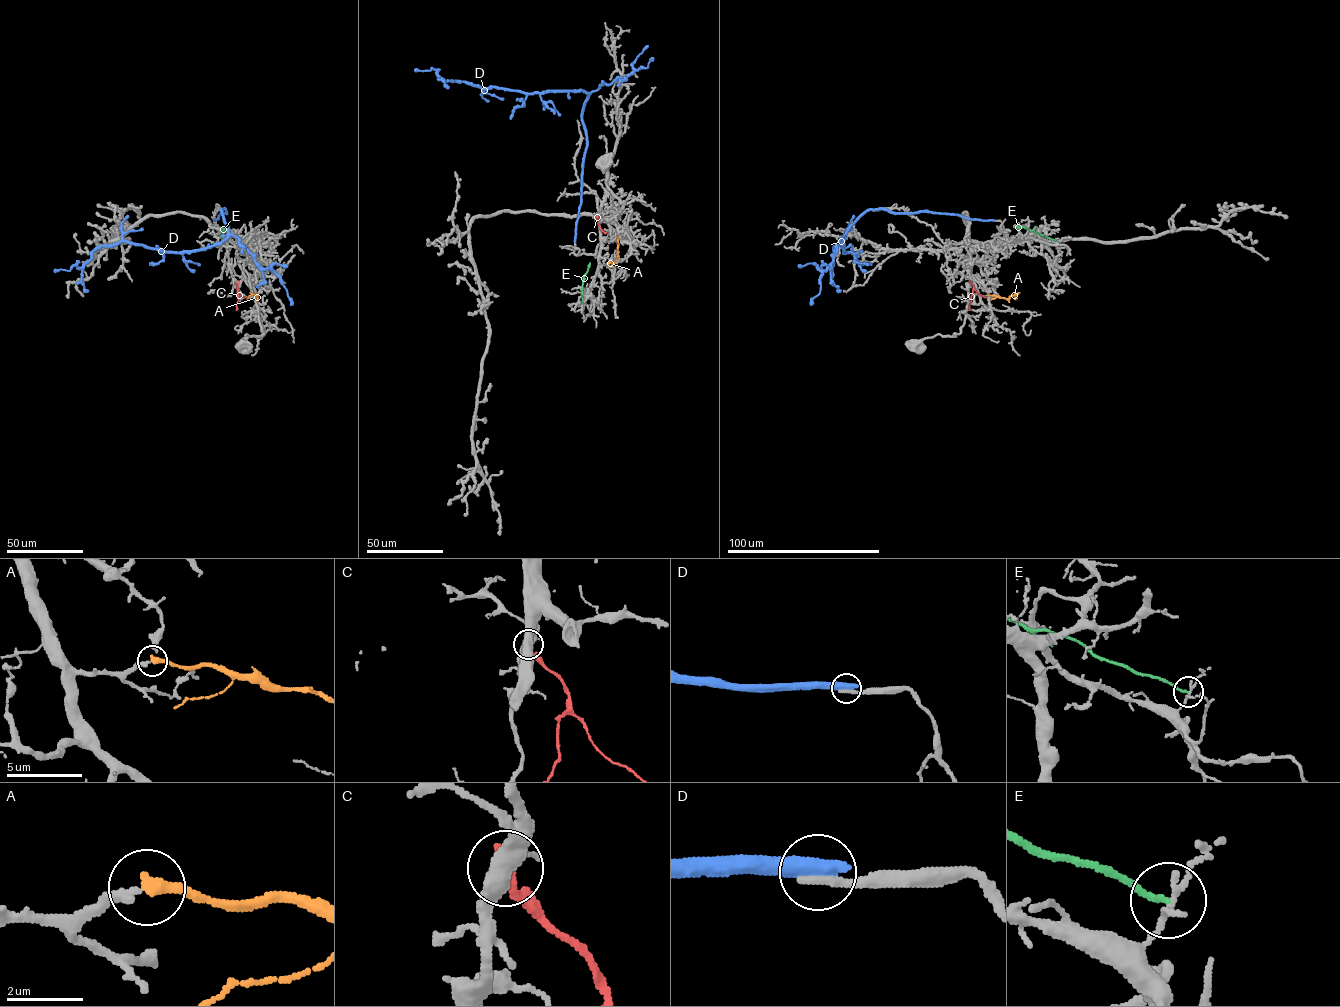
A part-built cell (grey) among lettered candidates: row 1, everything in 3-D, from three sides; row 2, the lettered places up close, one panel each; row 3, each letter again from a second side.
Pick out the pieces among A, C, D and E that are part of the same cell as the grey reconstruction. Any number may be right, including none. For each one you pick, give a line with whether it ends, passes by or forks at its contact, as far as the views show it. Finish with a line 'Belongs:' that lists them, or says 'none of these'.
A: it ends
Belongs: A

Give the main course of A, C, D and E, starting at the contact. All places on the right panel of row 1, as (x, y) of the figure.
A: (988, 295), (1008, 299), (1016, 294), (1014, 299)
C: (970, 282), (973, 287), (970, 310)
D: (993, 220), (869, 209), (849, 228), (846, 252), (841, 241), (834, 245), (833, 263), (822, 265), (822, 271)
E: (1056, 240), (1015, 226)

